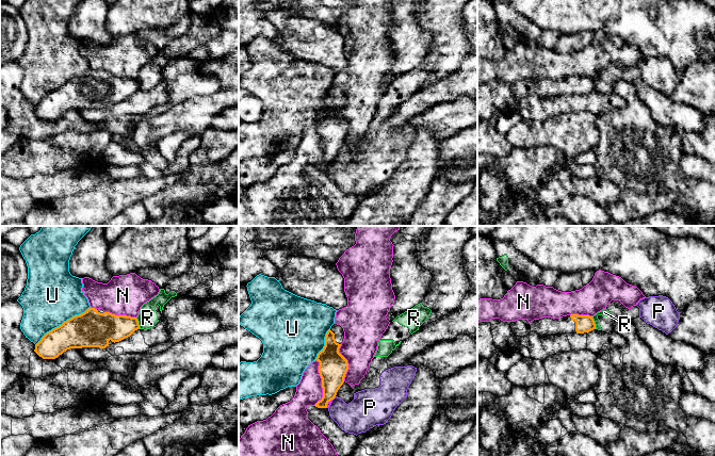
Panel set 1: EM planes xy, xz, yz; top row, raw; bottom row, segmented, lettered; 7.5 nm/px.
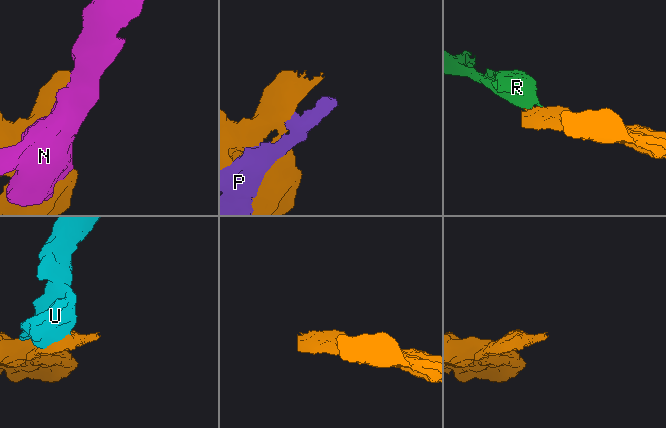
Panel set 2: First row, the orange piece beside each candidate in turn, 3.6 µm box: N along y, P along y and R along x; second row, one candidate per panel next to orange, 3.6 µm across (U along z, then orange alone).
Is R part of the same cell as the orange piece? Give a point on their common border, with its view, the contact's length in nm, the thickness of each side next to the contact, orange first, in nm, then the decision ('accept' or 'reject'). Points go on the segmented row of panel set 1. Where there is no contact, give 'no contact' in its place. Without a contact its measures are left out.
meets orange in yz at (594, 323); contact 100 nm long; 130 nm thick on the orange side, 60 nm on the other; reject

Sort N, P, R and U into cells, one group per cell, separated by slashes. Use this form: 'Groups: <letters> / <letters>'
Groups: N / P R / U

